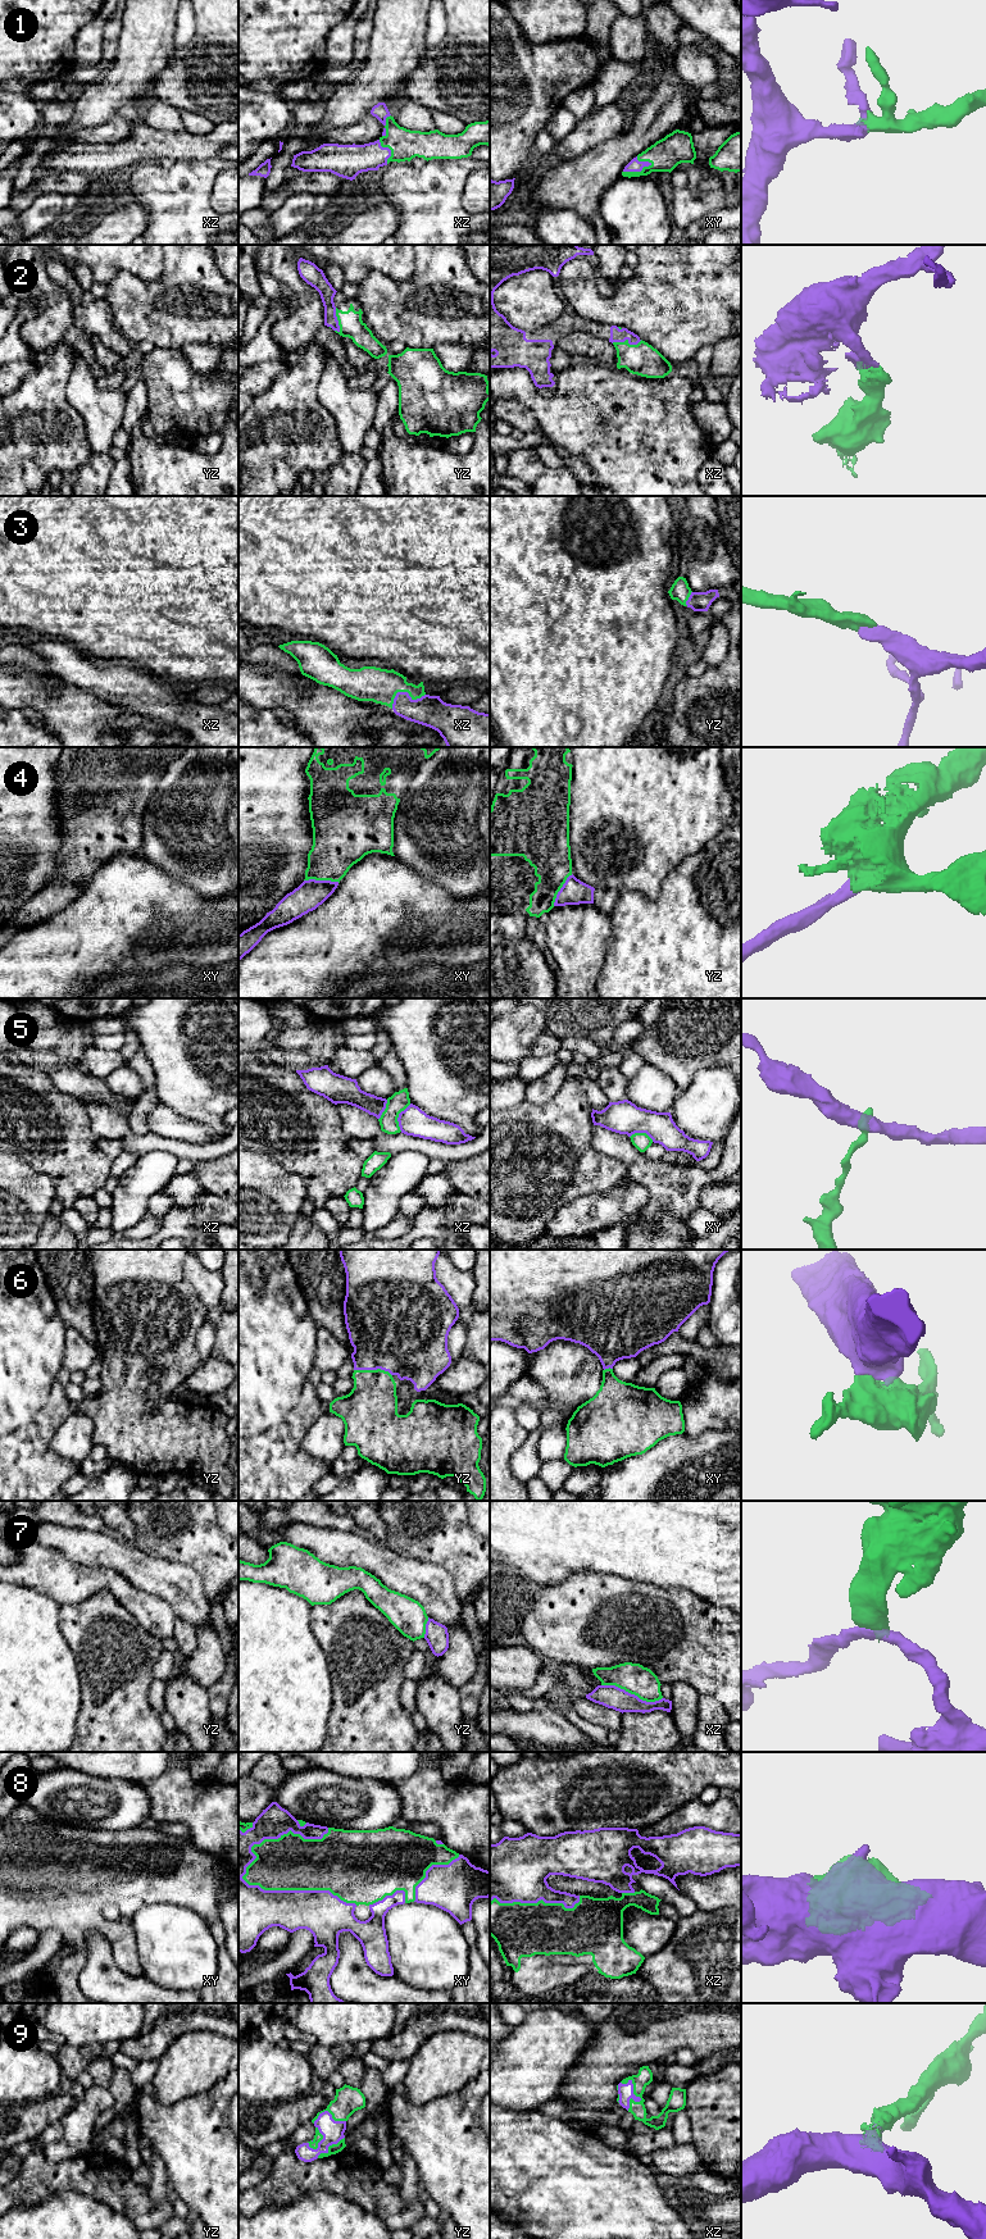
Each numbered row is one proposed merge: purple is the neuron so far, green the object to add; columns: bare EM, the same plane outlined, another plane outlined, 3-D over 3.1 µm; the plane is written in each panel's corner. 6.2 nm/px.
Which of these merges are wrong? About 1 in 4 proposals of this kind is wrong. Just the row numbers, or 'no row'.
4, 5, 7

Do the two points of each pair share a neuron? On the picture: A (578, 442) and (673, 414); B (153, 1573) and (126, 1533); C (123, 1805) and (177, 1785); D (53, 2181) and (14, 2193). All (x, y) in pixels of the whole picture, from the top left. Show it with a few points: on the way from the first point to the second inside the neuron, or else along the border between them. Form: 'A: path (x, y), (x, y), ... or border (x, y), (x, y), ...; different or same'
A: path (601, 429), (610, 424), (645, 424), (650, 419); same
B: border (123, 1539), (132, 1544); different
C: border (137, 1783), (148, 1796), (150, 1816); different
D: path (44, 2181), (36, 2181), (23, 2190); same

